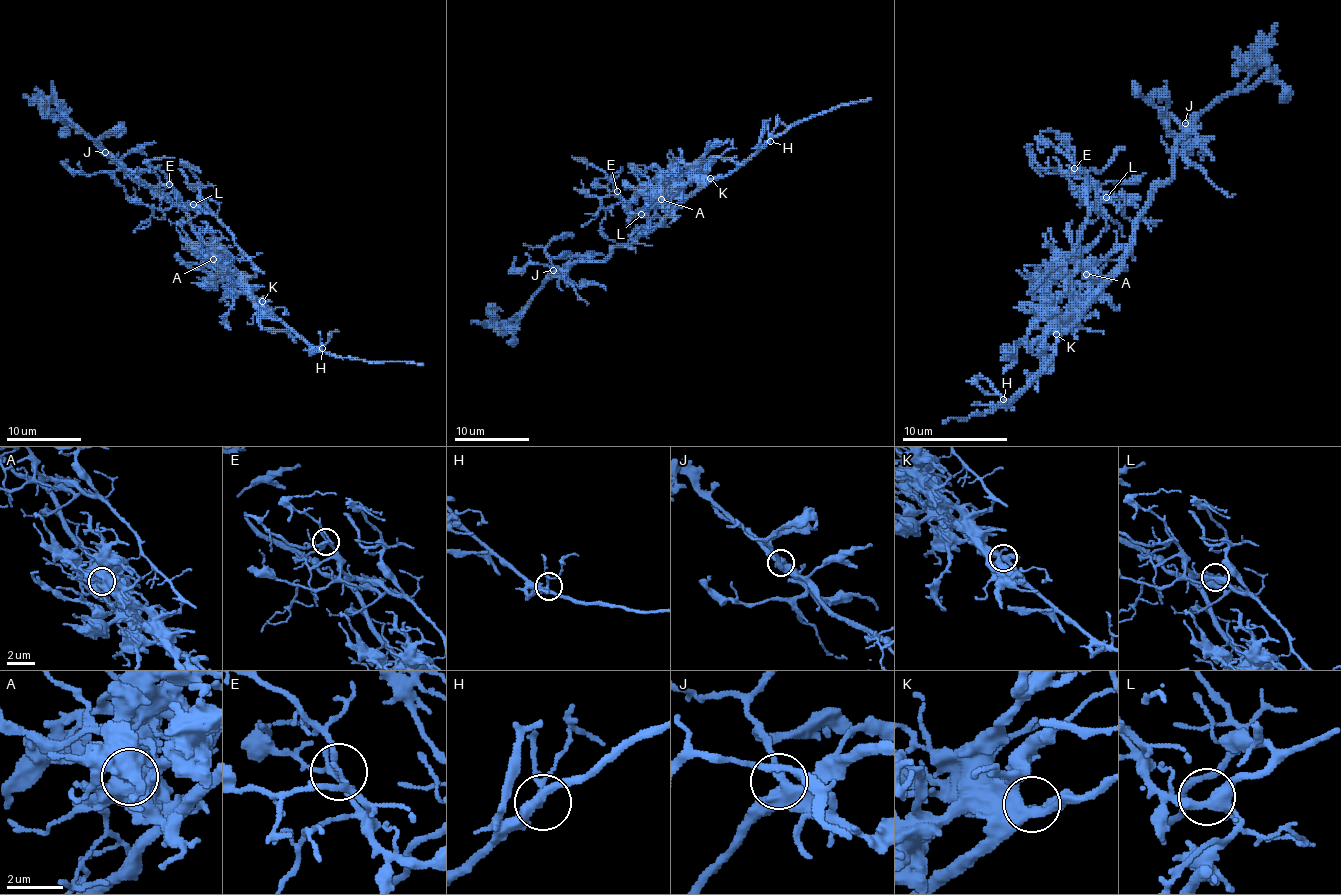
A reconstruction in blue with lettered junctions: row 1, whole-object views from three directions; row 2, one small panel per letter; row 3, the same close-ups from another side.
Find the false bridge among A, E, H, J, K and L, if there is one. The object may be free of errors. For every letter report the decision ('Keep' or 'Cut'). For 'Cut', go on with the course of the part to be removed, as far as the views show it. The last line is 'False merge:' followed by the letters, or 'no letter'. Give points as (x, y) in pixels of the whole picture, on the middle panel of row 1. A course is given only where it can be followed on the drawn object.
A: Cut. Course of the part to remove: (662, 199), (680, 195), (682, 191), (639, 215), (632, 214), (617, 195), (615, 184), (604, 173), (572, 156)
E: Keep
H: Keep
J: Keep
K: Keep
L: Keep
False merge: A

